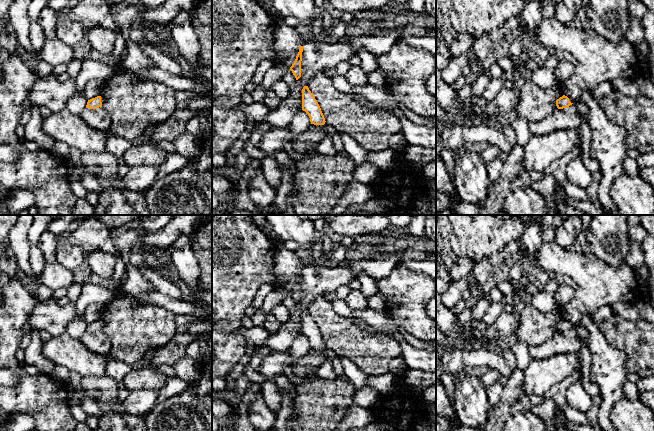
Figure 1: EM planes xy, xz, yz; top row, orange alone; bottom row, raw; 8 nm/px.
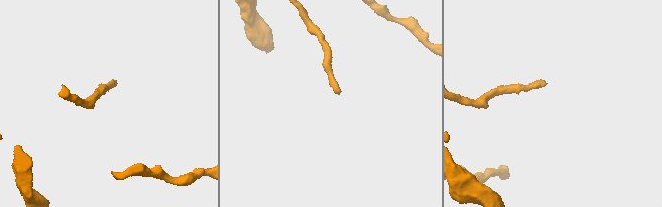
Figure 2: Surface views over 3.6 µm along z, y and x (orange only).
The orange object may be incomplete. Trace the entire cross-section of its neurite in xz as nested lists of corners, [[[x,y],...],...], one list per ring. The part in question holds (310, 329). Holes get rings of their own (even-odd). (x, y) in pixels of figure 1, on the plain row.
[[[304,310],[302,313],[302,334],[308,338],[311,348],[323,349],[329,360],[341,360],[343,358],[325,345],[321,332],[308,310]]]

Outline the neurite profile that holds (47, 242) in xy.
[[[45,230],[39,238],[37,246],[42,252],[42,259],[44,263],[56,262],[56,236]]]

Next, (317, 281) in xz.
[[[351,258],[346,259],[334,268],[323,266],[318,261],[310,263],[303,271],[301,301],[276,332],[269,334],[262,345],[254,346],[254,352],[244,363],[258,371],[264,358],[261,353],[263,348],[268,348],[271,353],[289,349],[293,341],[302,334],[303,311],[308,310],[317,297],[333,296],[340,286],[348,285],[353,279],[358,278],[360,273],[349,267],[351,261]]]

